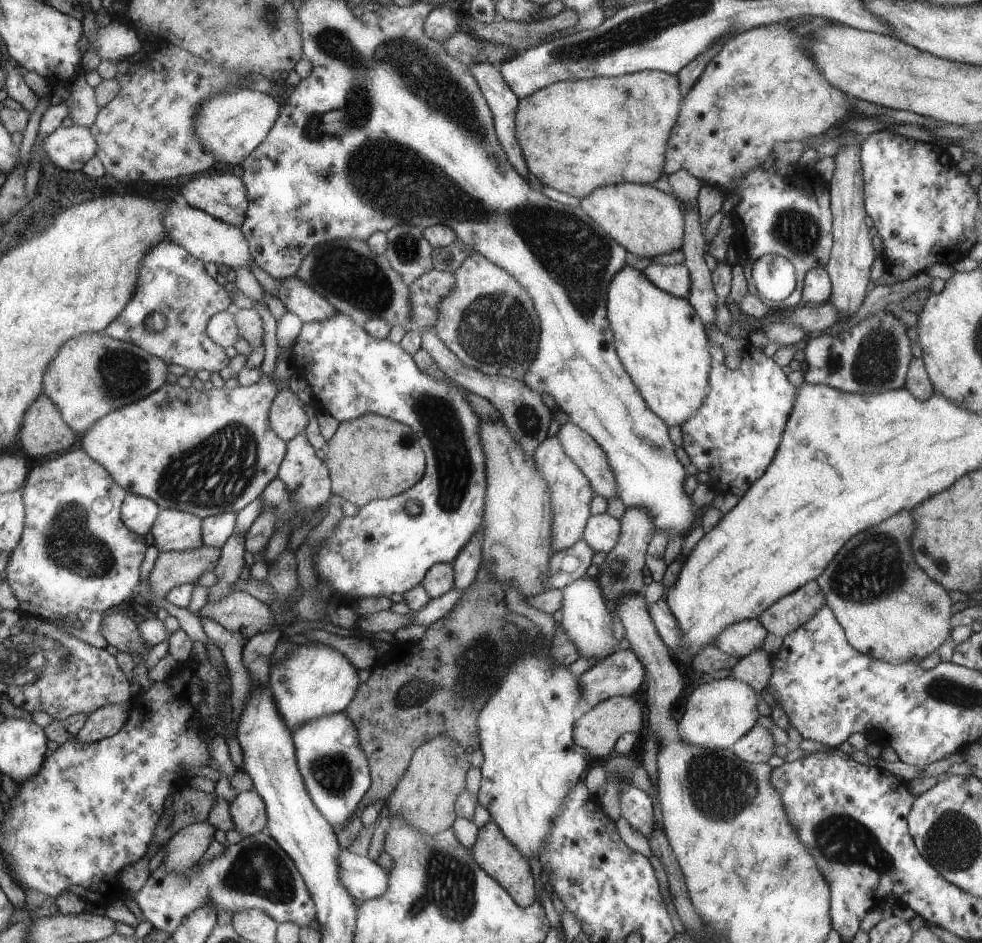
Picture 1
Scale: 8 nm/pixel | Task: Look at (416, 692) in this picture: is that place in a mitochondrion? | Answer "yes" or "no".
yes

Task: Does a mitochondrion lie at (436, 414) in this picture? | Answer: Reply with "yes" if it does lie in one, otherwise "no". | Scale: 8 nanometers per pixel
yes

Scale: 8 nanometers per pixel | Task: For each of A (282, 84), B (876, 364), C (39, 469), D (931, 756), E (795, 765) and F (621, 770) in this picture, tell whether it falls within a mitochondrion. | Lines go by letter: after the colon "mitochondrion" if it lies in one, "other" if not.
A: other
B: mitochondrion
C: other
D: other
E: other
F: mitochondrion

